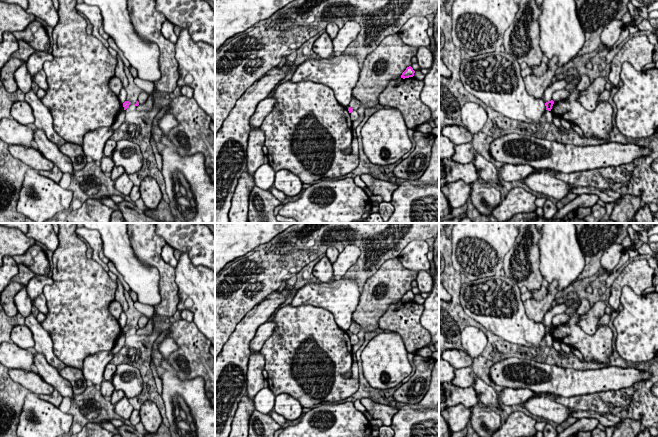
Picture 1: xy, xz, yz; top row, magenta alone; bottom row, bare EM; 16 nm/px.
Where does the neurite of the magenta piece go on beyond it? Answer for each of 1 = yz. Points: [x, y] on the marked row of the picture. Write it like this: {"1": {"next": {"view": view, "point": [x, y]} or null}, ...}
{"1": {"next": null}}

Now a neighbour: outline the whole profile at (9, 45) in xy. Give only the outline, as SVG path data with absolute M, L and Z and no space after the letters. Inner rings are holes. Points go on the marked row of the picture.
M4 32L3 41L0 43L0 70L19 48L18 40L13 33Z

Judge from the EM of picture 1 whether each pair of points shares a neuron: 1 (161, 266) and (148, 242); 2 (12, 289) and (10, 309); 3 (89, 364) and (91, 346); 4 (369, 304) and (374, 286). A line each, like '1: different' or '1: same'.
1: same
2: same
3: different
4: same

